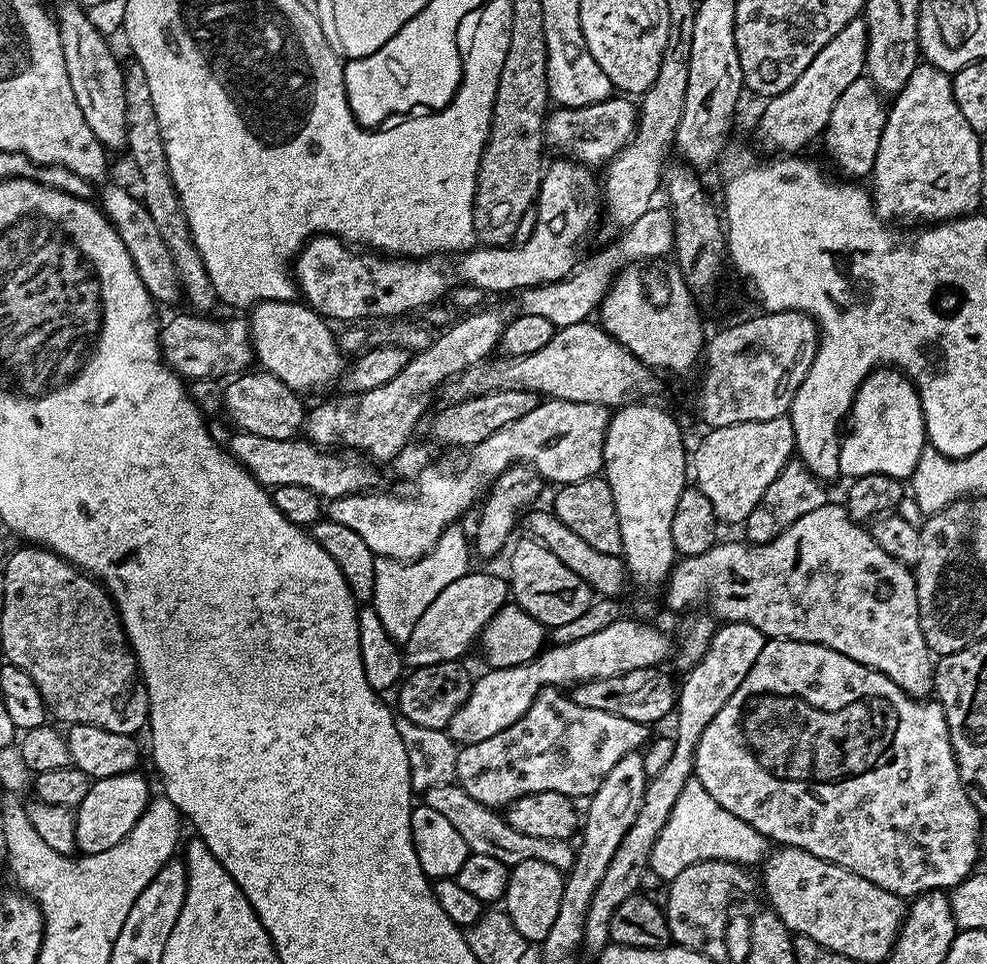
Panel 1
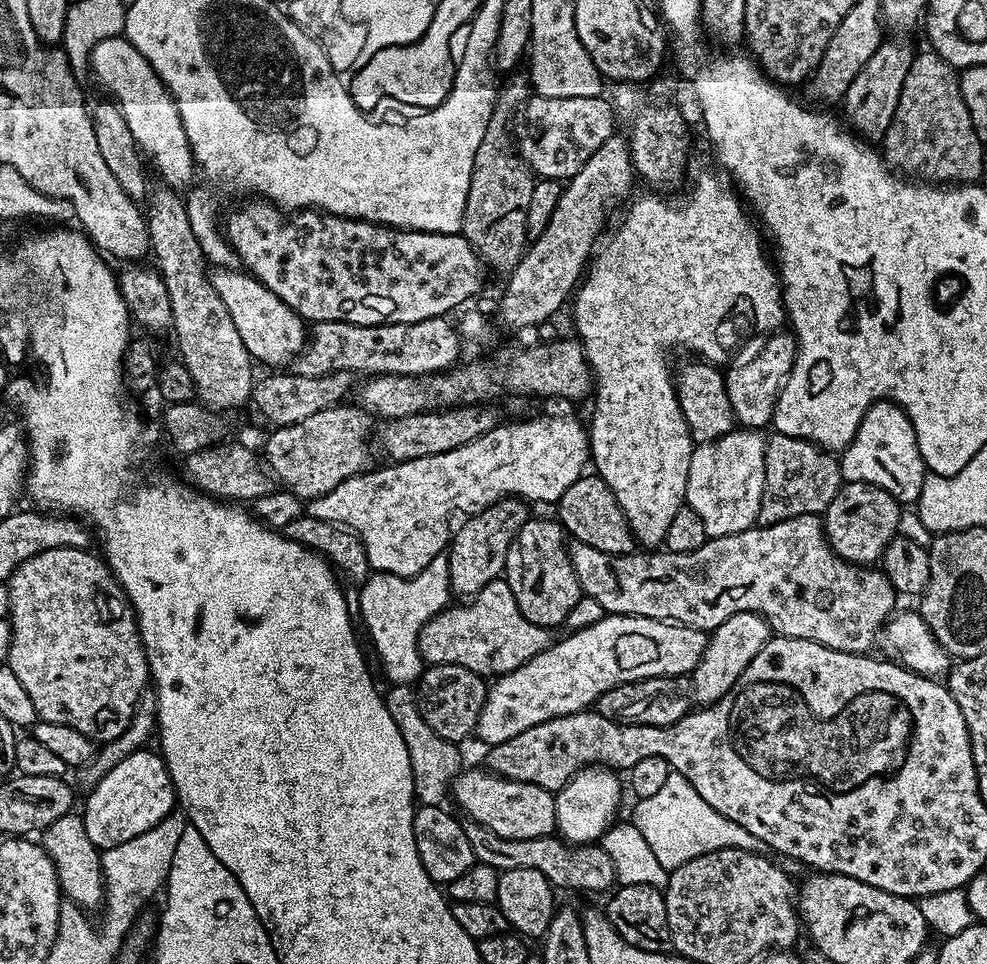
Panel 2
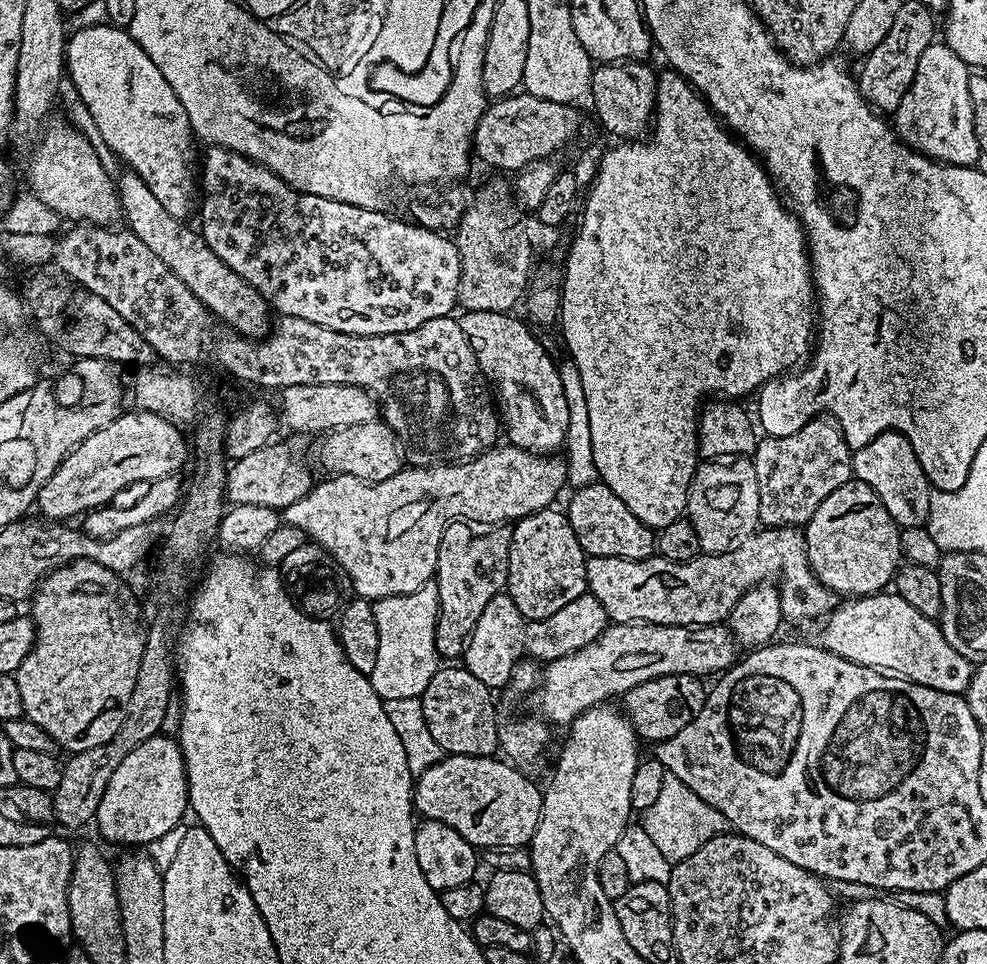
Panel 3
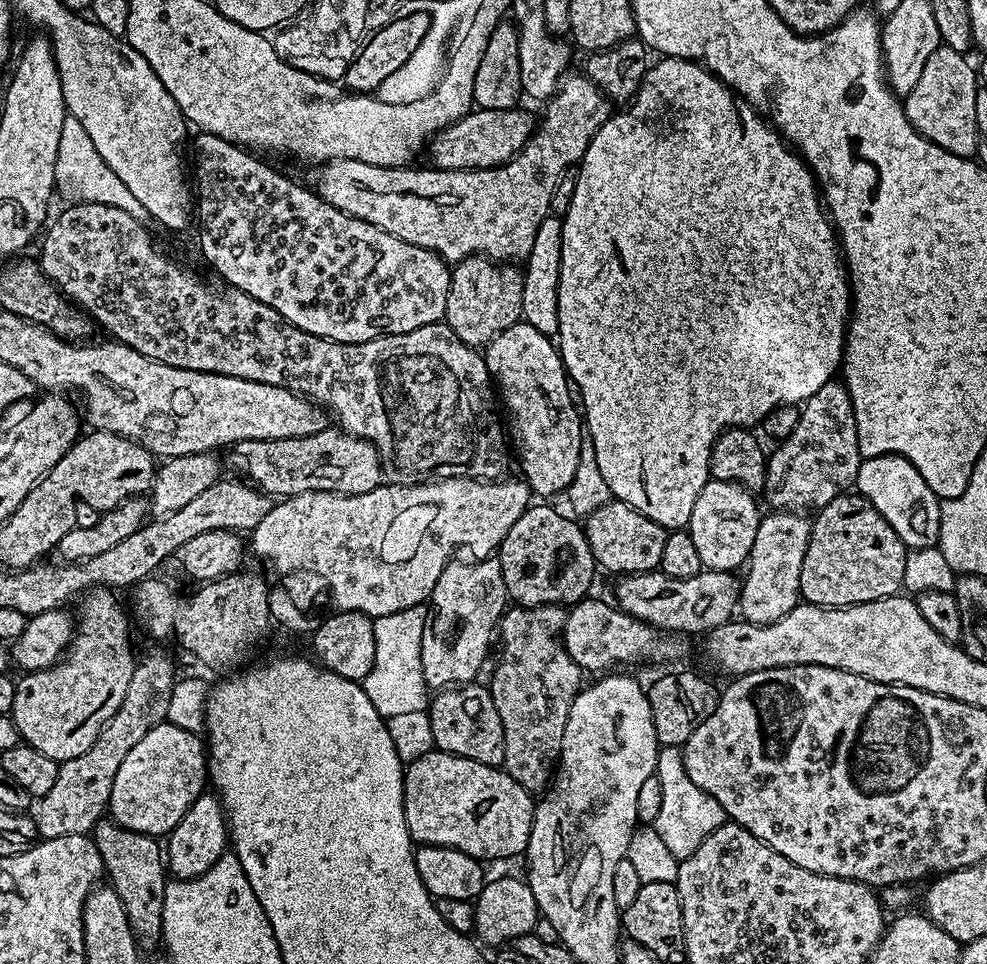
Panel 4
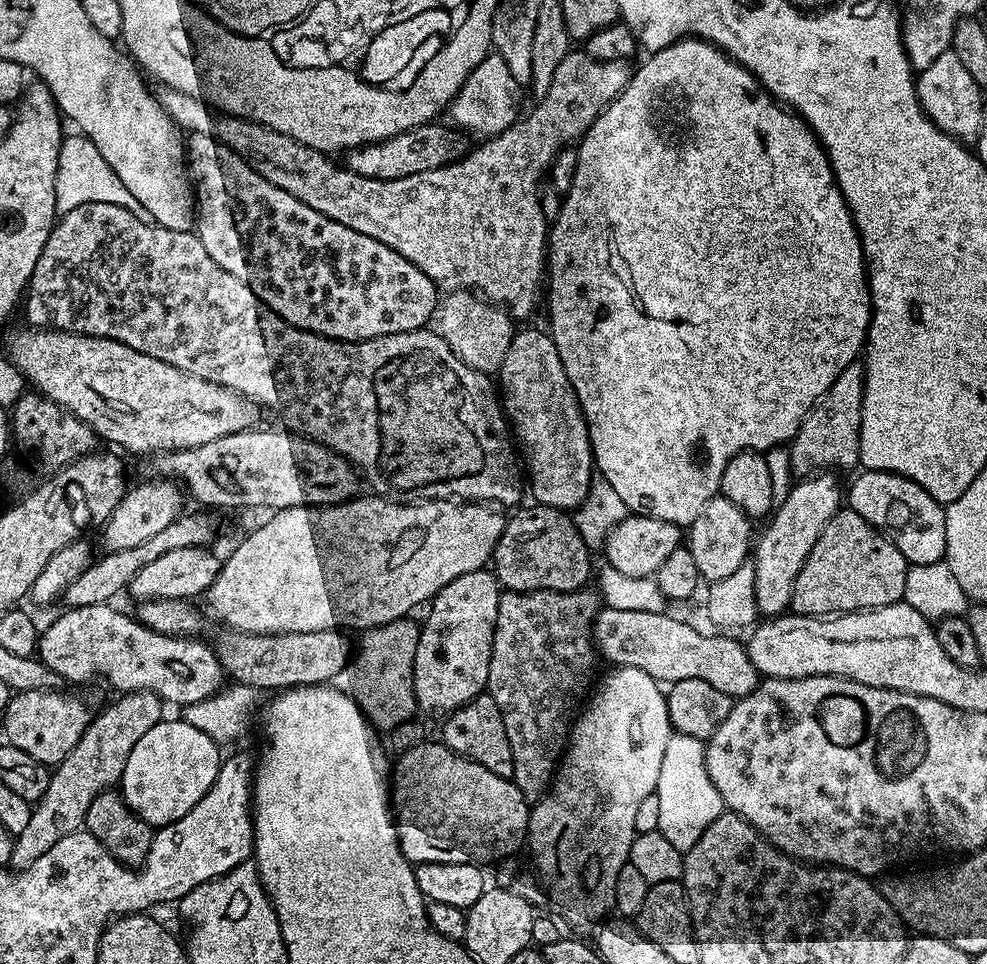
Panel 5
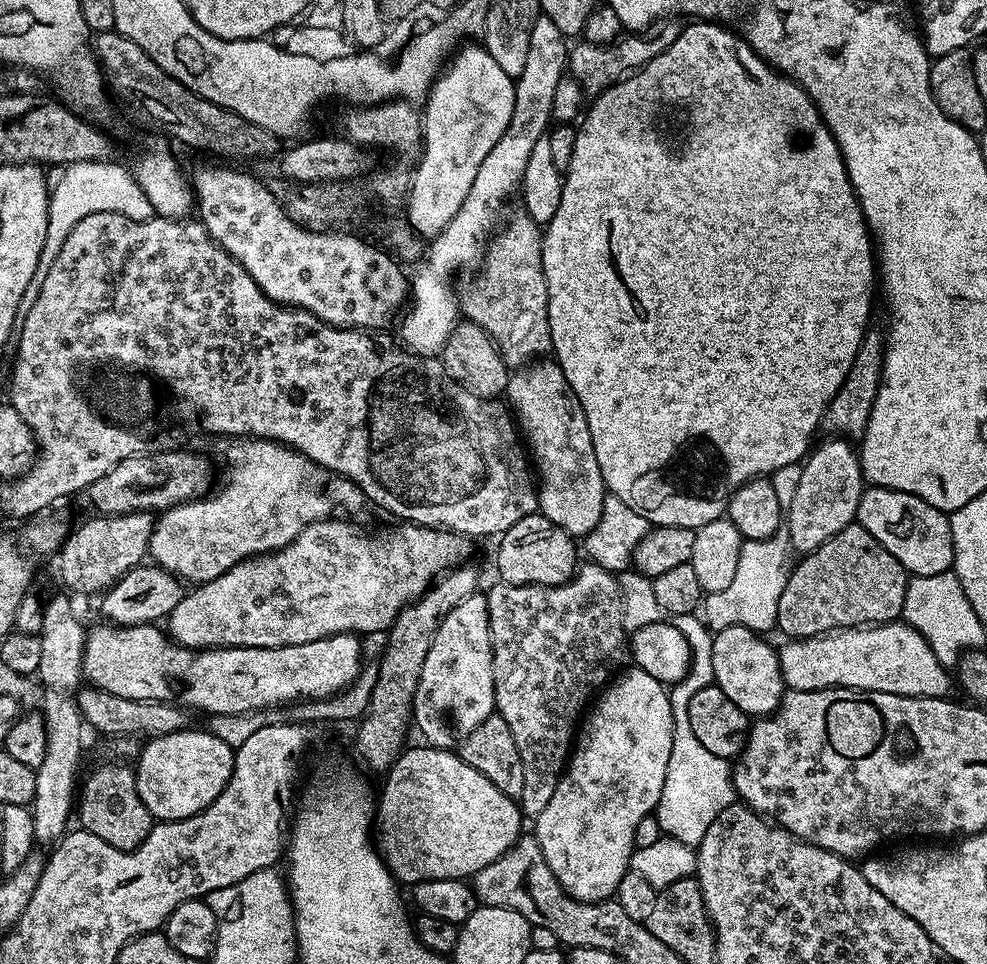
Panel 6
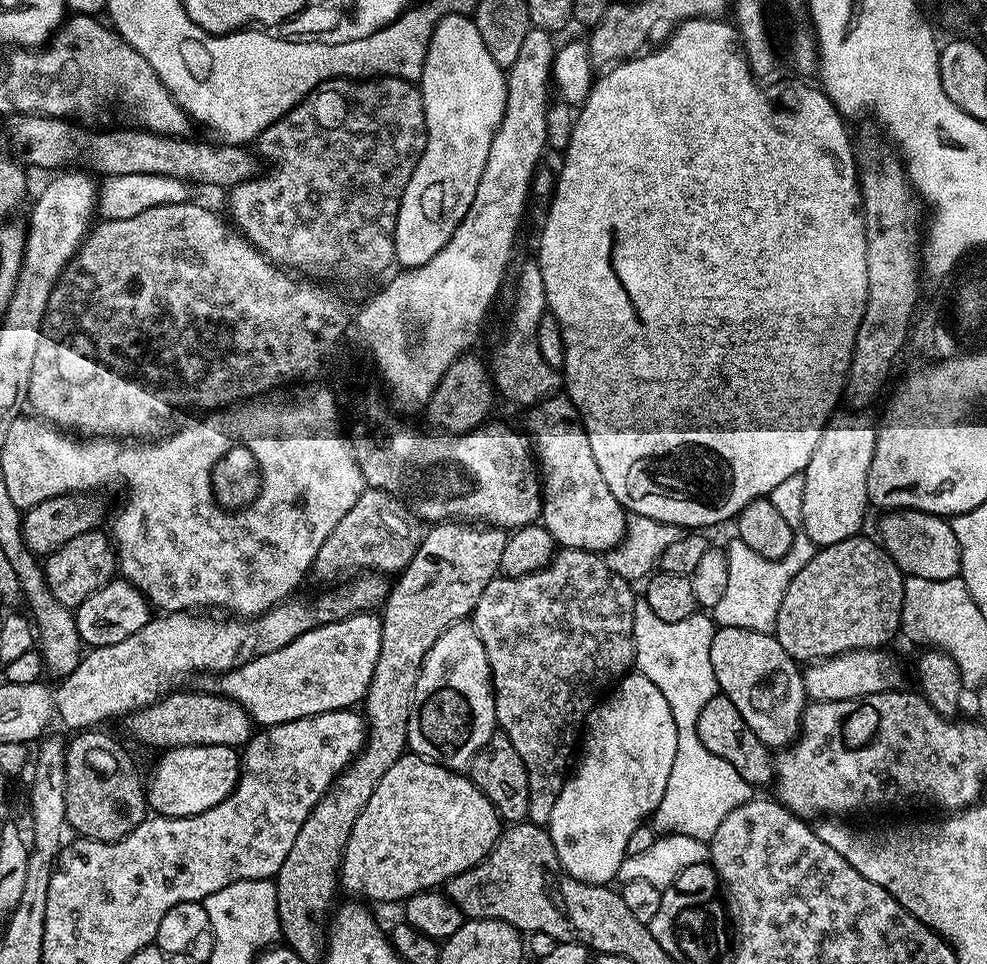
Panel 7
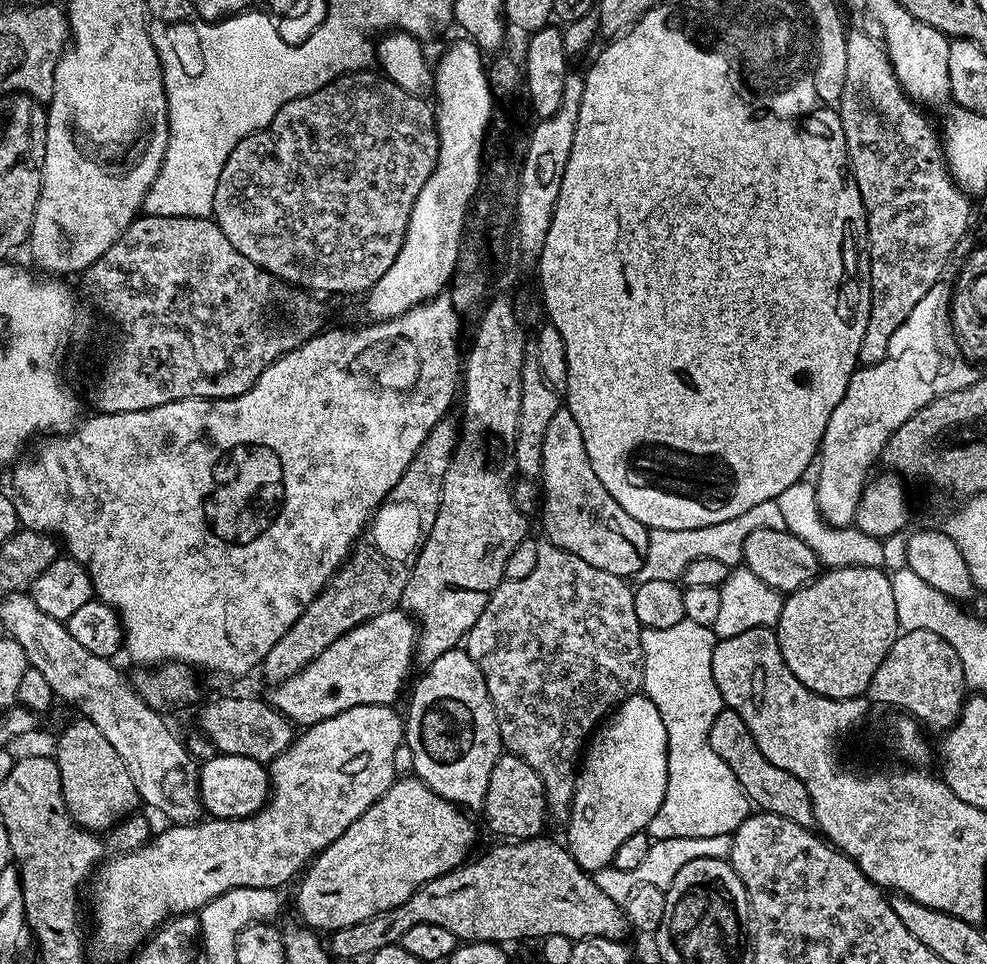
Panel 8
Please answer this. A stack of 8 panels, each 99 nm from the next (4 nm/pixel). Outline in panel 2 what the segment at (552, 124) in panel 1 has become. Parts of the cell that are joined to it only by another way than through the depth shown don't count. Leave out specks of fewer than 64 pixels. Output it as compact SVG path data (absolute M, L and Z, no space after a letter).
M529 95L528 100L520 107L511 125L516 151L520 153L525 164L532 169L537 177L567 182L590 158L590 154L598 151L603 144L614 135L618 121L611 99L603 95L590 98L546 98L545 96Z

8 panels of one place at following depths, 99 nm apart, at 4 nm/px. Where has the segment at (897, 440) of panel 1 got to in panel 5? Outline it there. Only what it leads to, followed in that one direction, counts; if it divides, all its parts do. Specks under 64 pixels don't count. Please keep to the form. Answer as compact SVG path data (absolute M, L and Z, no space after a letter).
M867 470L859 473L861 476L853 482L852 485L847 485L846 488L846 504L847 507L853 508L858 514L862 514L862 518L866 518L866 522L870 522L870 526L874 526L883 536L888 538L894 546L898 546L900 553L908 559L909 565L915 564L930 564L938 563L944 560L944 551L946 550L946 518L944 517L945 505L940 504L930 494L926 494L926 490L922 490L922 486L918 486L918 482L914 482L909 476L899 476L893 472L869 472Z

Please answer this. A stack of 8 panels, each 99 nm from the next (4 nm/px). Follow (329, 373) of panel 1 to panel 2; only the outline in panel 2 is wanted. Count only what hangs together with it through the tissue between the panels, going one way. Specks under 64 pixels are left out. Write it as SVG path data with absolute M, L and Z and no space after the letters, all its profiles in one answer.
M220 266L211 273L211 278L218 298L222 298L226 310L230 310L230 319L242 337L242 346L246 346L257 365L291 365L297 354L304 349L306 321L294 309L286 306L286 302L282 302L274 290L262 286L262 282L258 282L255 276L244 270L234 271L233 267Z

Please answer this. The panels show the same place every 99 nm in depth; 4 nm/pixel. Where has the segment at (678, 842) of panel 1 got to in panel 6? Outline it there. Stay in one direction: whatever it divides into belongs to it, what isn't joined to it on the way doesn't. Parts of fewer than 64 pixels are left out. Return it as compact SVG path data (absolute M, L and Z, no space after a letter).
M695 613L679 617L680 633L686 638L691 648L692 664L687 675L669 691L672 712L672 749L670 762L666 770L666 782L662 786L660 801L656 803L654 815L657 818L661 833L678 838L678 842L686 842L699 846L702 838L706 838L706 830L710 830L710 822L726 810L736 799L736 788L732 784L732 768L729 761L718 754L710 754L698 738L694 738L694 730L690 730L690 699L707 685L713 678L713 633L701 617Z

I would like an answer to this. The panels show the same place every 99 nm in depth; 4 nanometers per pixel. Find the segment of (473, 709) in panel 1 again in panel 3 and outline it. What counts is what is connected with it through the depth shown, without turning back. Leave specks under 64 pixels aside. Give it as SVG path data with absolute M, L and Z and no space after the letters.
M723 623L697 624L612 624L590 646L582 646L582 650L574 650L574 654L566 654L566 658L547 661L543 665L542 675L534 689L536 696L535 715L543 718L549 725L571 725L572 721L588 708L603 705L611 696L623 697L634 686L642 682L650 682L650 678L662 678L670 674L686 674L697 678L708 678L711 672L723 673L732 667L737 659L738 645L736 637Z

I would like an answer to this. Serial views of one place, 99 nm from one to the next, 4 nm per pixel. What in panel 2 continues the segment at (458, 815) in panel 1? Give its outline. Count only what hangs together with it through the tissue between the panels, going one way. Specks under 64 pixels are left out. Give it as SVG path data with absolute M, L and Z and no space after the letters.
M468 822L464 824L466 830L466 838L470 838L472 843L472 855L479 863L486 866L494 866L497 870L504 871L506 869L534 869L542 873L548 881L551 882L555 889L560 888L580 888L588 892L604 892L611 891L617 883L614 874L614 864L610 859L610 854L597 843L571 845L567 841L561 840L555 835L543 836L542 838L532 839L506 839L498 834L494 834L490 830L486 830L481 824Z

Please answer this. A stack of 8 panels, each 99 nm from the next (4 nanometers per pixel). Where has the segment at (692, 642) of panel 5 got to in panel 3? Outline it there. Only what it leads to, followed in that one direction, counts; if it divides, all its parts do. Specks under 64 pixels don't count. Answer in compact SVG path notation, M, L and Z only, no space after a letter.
M503 592L490 600L475 623L472 637L465 645L462 662L487 688L503 689L507 687L516 665L525 658L535 658L540 662L566 658L566 654L574 654L574 650L590 646L590 642L597 640L609 624L602 602L591 594L574 598L574 602L562 606L562 610L558 610L558 614L550 614L550 618L528 620L520 613L518 606L514 606L512 597Z

